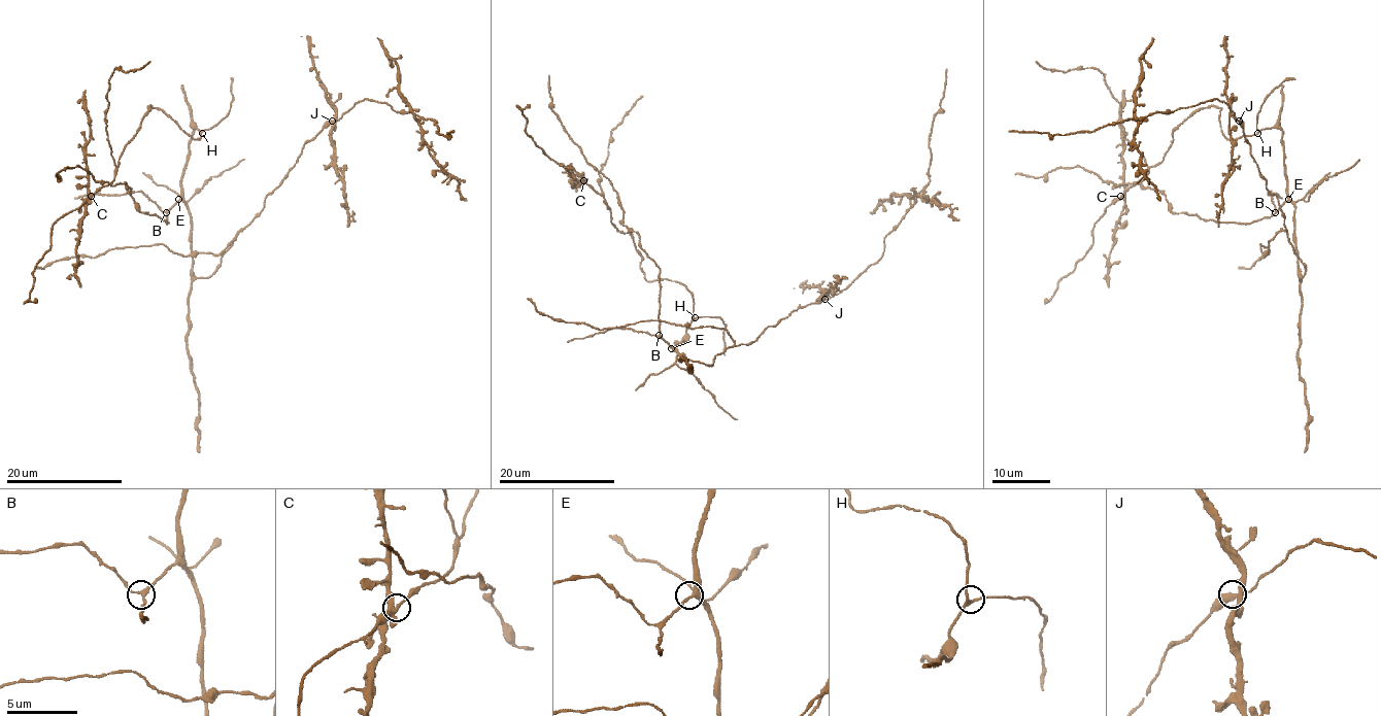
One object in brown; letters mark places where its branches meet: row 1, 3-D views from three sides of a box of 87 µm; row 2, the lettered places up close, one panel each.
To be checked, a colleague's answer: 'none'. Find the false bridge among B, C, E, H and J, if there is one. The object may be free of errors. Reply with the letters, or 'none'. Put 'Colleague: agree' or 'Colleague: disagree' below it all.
none
Colleague: agree

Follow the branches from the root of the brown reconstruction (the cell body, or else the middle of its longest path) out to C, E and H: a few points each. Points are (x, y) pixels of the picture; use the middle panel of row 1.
C: (683, 355), (674, 346), (685, 341), (692, 293), (645, 278), (634, 238), (584, 180)
E: (683, 355), (671, 348)
H: (683, 355), (674, 346), (685, 341), (685, 328), (695, 317)

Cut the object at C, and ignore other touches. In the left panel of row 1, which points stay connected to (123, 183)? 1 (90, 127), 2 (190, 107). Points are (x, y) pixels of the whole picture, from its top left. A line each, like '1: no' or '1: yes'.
1: yes
2: yes

